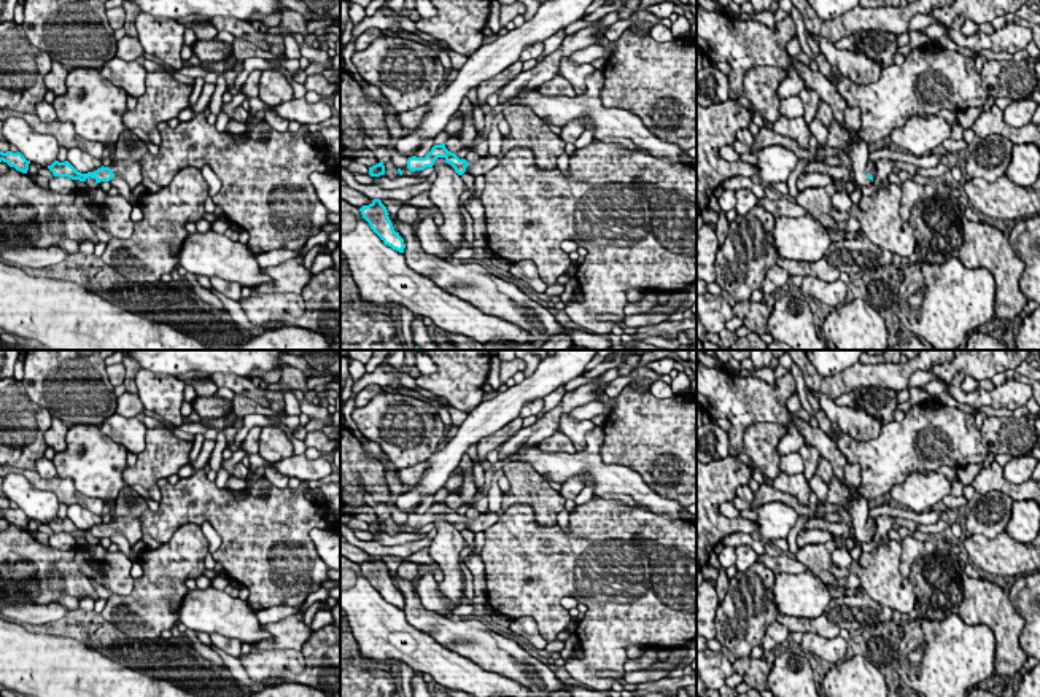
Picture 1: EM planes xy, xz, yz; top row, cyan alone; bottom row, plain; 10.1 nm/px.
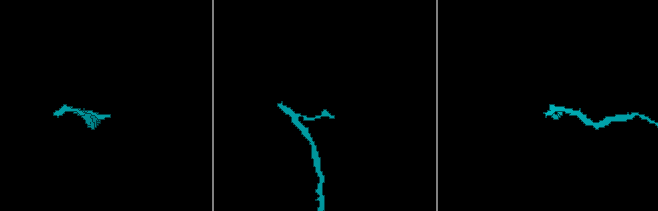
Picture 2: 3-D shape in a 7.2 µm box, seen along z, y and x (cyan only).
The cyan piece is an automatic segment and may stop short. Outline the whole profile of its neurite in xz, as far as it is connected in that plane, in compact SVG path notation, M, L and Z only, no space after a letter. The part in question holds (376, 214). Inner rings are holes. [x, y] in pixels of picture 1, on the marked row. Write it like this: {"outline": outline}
{"outline": "M374 199L369 205L363 205L359 212L385 245L399 253L404 253L404 239L399 236L399 232L394 231L393 223L388 216L390 213L380 199Z"}

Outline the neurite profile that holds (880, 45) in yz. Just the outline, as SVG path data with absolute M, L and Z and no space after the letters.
M870 29L867 35L859 41L854 40L863 56L878 62L883 68L894 65L894 56L897 54L897 35L889 30Z

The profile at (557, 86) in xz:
M560 75L549 80L542 86L539 86L537 91L542 95L553 95L553 97L558 97L558 95L576 97L577 95L571 83Z

